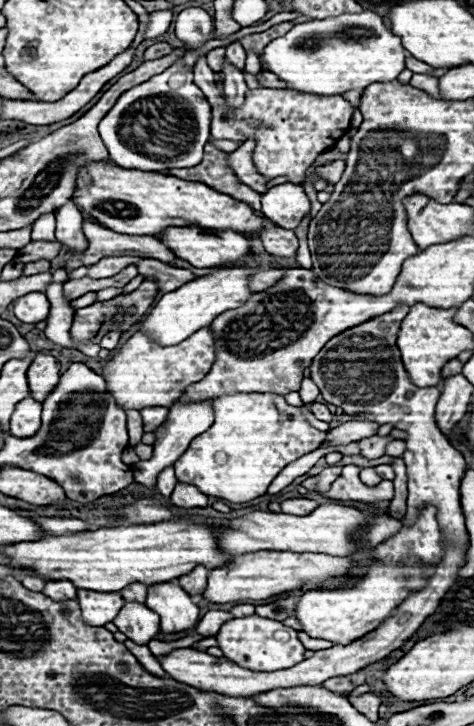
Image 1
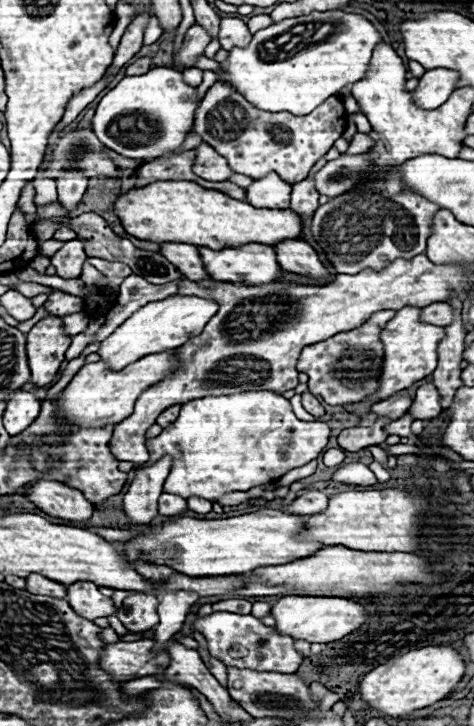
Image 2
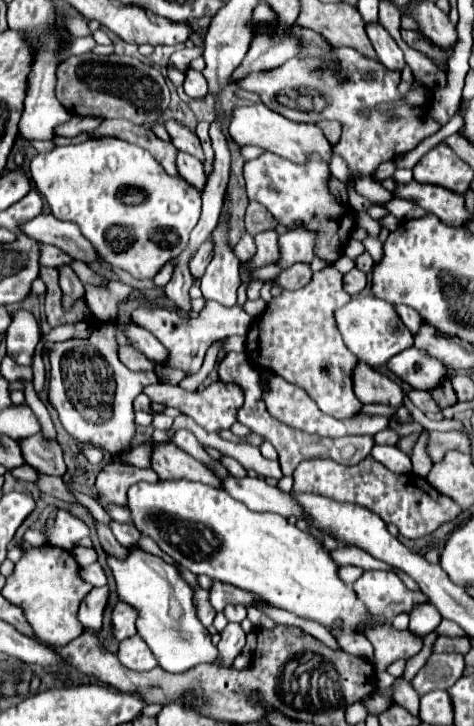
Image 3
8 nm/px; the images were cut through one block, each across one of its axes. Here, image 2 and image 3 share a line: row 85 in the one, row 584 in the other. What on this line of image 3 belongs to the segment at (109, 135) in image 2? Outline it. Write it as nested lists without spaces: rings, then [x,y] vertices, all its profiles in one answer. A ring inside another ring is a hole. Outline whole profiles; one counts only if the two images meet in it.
[[[132,550],[126,560],[116,560],[108,556],[108,566],[112,568],[112,574],[116,578],[120,600],[138,610],[138,634],[158,658],[160,668],[168,672],[188,672],[198,664],[218,662],[218,648],[212,644],[210,632],[196,618],[192,590],[178,576],[174,566],[142,550]]]

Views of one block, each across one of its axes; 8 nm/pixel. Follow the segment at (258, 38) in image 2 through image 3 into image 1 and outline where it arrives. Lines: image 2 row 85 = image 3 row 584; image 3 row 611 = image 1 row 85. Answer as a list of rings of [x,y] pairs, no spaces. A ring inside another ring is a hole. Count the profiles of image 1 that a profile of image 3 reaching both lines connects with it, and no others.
[[[370,10],[358,14],[340,14],[334,18],[316,18],[294,24],[290,32],[272,40],[262,62],[266,70],[276,74],[290,90],[300,94],[336,96],[346,90],[364,90],[374,82],[390,82],[404,70],[408,52],[402,48],[400,36],[386,28],[382,18]],[[314,40],[312,48],[302,48],[302,42]]]

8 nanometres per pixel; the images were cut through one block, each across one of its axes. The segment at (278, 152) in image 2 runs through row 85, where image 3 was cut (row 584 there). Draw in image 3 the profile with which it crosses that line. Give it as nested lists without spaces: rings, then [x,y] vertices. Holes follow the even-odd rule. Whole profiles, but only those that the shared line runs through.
[[[214,582],[210,590],[210,604],[216,608],[216,612],[222,612],[226,604],[242,604],[252,606],[258,598],[254,594],[246,594],[244,590],[238,590],[236,586],[226,586],[222,582]]]

